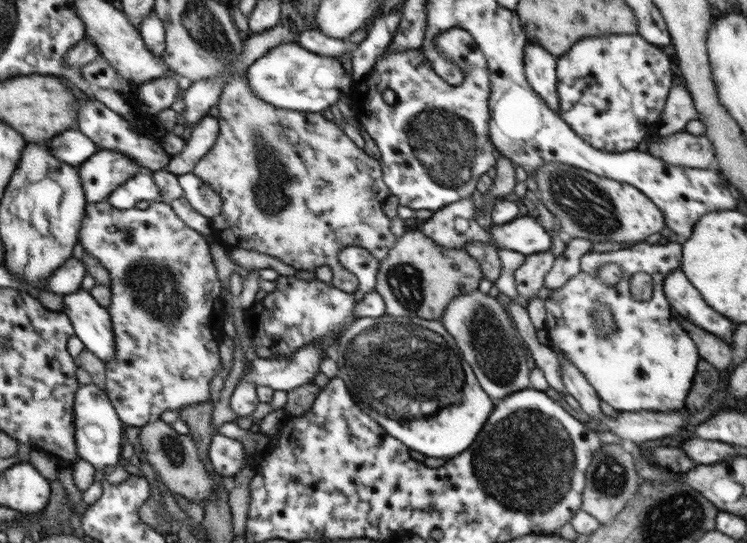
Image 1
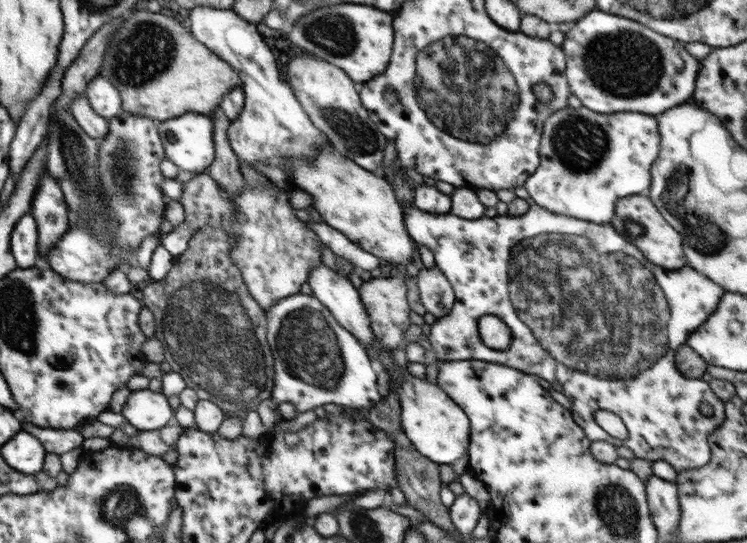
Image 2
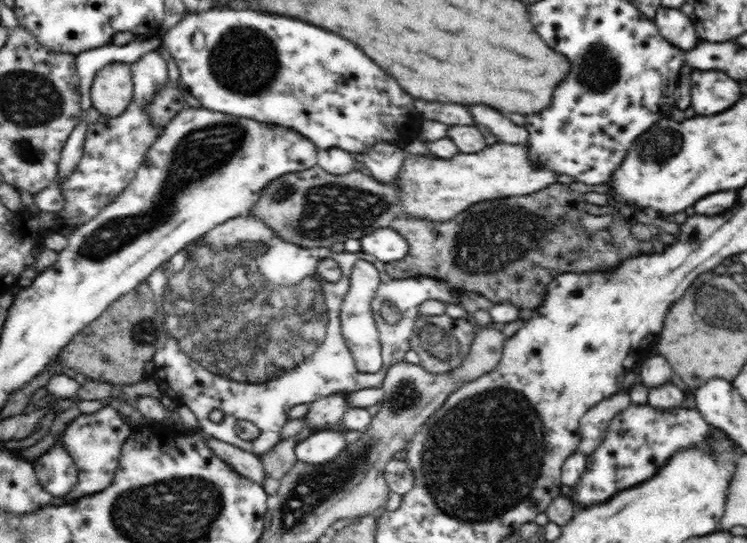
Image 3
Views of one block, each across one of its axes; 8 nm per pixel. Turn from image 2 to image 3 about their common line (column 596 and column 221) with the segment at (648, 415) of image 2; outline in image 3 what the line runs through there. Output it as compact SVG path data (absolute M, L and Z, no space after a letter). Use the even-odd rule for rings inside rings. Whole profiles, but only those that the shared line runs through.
M252 215L232 218L231 220L212 228L212 230L209 230L204 234L204 238L202 240L190 243L186 250L178 252L175 256L172 256L171 260L163 262L158 268L156 268L156 270L154 270L154 272L152 272L146 282L149 284L149 287L153 292L155 300L160 305L160 314L165 318L165 329L168 331L169 335L164 350L158 350L153 356L154 370L152 378L157 382L161 392L172 399L177 407L188 406L188 408L194 412L198 420L198 428L203 432L208 434L210 437L214 437L222 442L237 446L238 448L244 449L258 457L262 456L262 454L266 454L266 452L270 452L269 450L271 448L274 448L276 444L282 441L279 432L287 423L288 411L290 411L291 408L298 406L298 404L309 405L310 403L316 402L319 398L322 398L322 396L340 394L340 392L348 392L348 394L352 394L353 392L364 390L364 388L381 388L383 386L384 376L386 376L388 369L392 364L396 364L396 362L403 360L406 352L411 349L409 340L411 339L411 336L417 332L415 322L419 316L418 306L420 306L422 302L426 302L426 300L440 300L440 302L443 302L445 305L460 303L460 297L456 297L456 291L454 288L447 285L444 281L430 277L398 278L398 280L394 280L391 276L388 276L388 273L385 271L385 263L380 262L380 260L375 258L371 258L363 251L358 253L344 251L341 254L337 254L328 248L300 248L300 246L296 246L290 242L284 242L282 238L278 238L278 236L272 232L270 227L256 219L256 217L252 217ZM328 258L336 261L336 263L340 265L340 269L342 269L342 278L340 278L340 282L328 282L317 274L317 262ZM358 260L371 260L372 264L379 270L380 275L380 284L378 285L374 298L372 299L371 310L378 329L383 364L382 368L380 368L378 372L374 373L363 373L356 368L354 357L352 356L341 331L341 306L349 289L352 268L354 268L354 265ZM386 300L388 300L388 302L392 302L402 315L402 319L397 324L394 324L394 326L390 326L390 324L382 318L382 314L380 312L380 306L382 306ZM216 409L224 412L224 422L220 422L220 424L216 424L209 419L210 412ZM238 420L248 420L248 422L255 424L258 427L258 430L260 430L259 436L251 441L246 441L240 438L236 433L236 422L238 422Z

